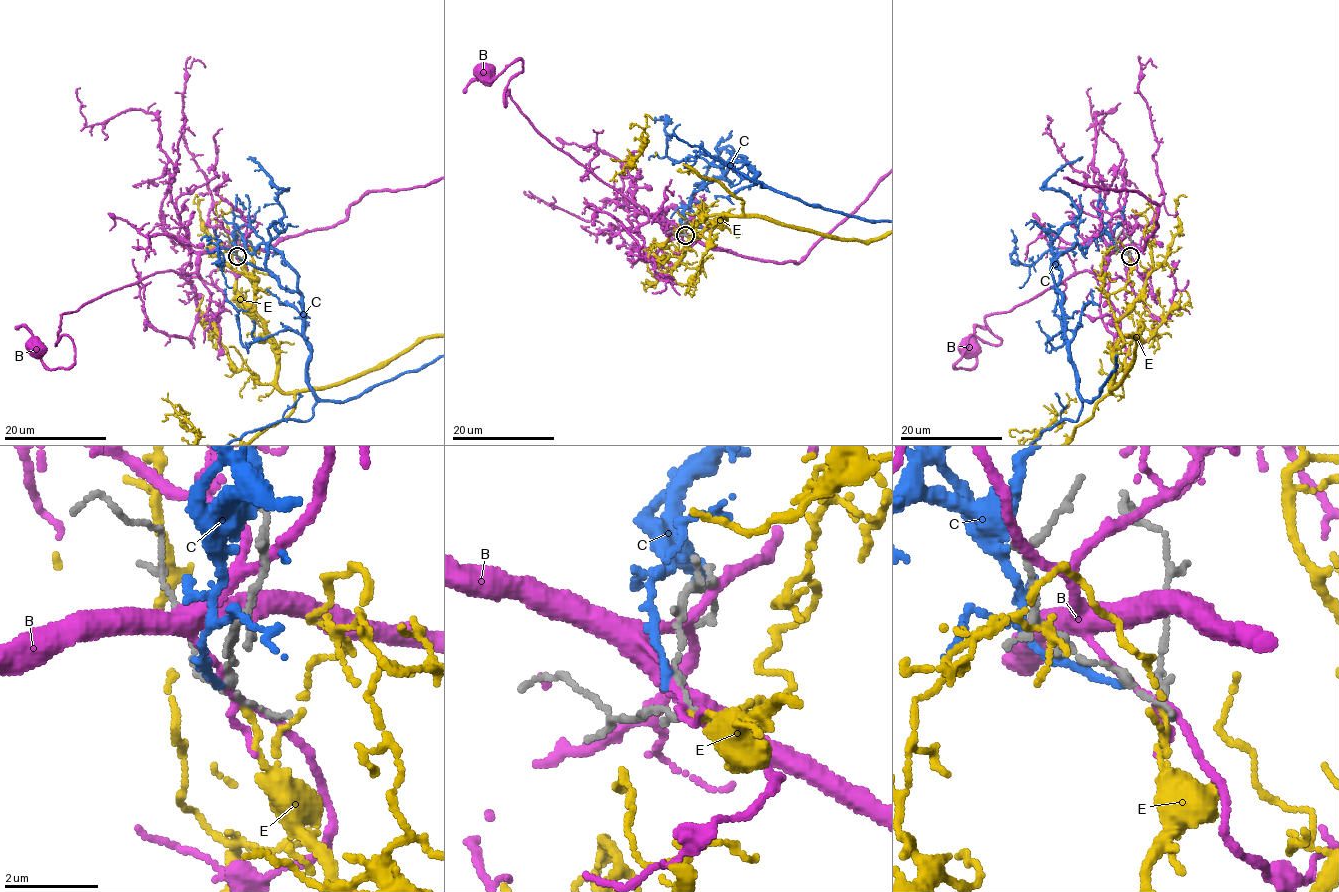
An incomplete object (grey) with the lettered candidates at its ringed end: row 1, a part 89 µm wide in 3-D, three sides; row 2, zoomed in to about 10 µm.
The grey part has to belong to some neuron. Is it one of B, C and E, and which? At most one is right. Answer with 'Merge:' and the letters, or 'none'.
Merge: E

